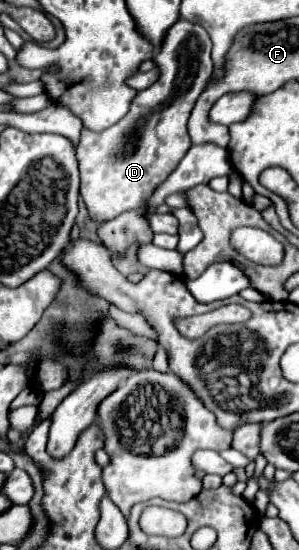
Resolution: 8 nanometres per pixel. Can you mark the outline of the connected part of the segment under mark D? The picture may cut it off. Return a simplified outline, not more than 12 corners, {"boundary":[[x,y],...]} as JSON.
{"boundary":[[176,22],[160,78],[76,146],[94,222],[142,206],[188,152],[210,36]]}

